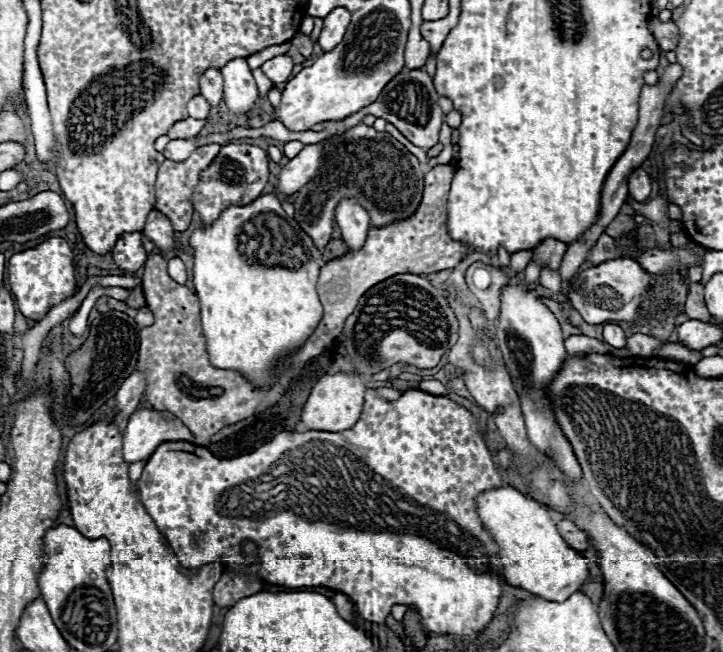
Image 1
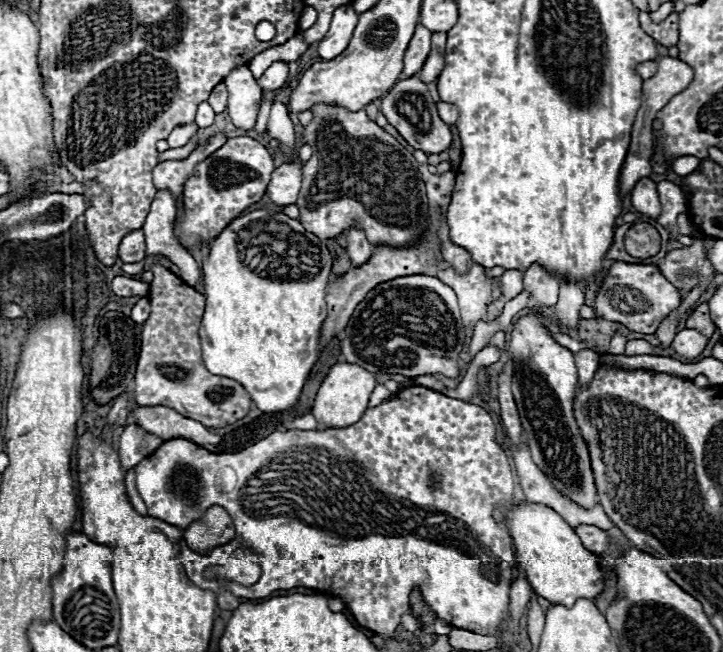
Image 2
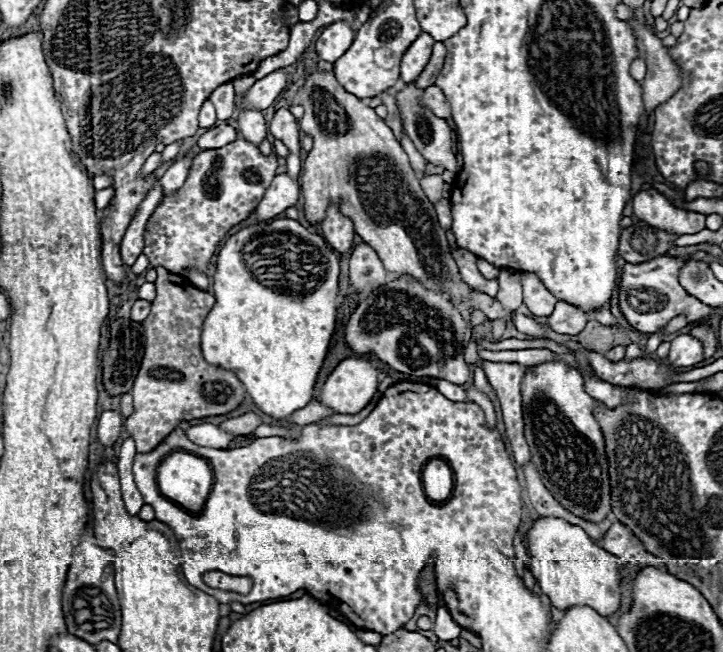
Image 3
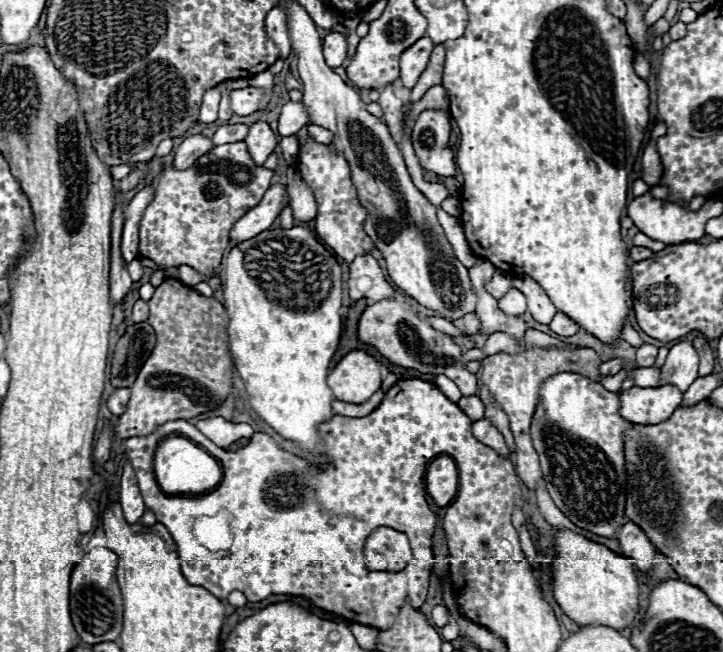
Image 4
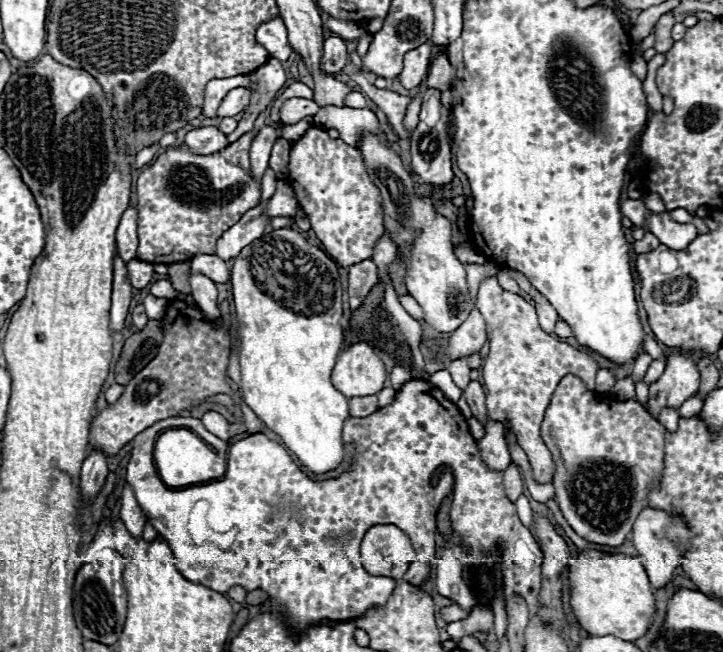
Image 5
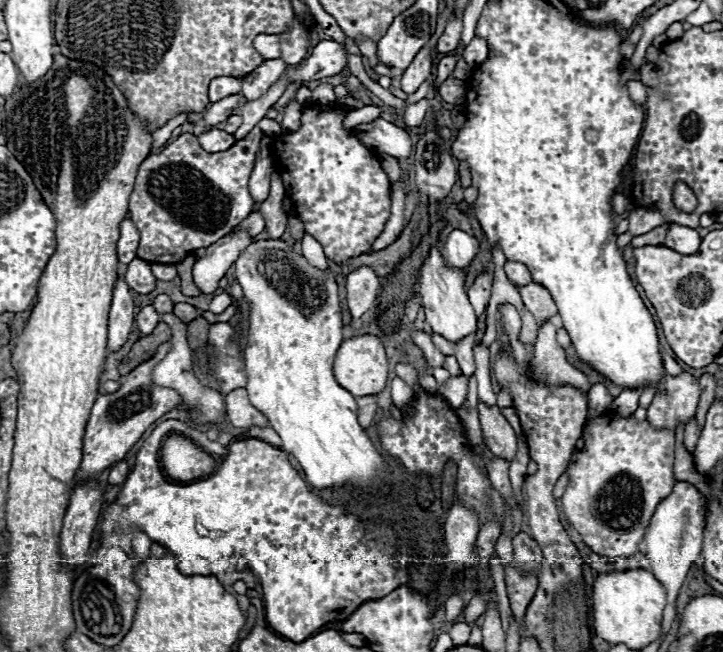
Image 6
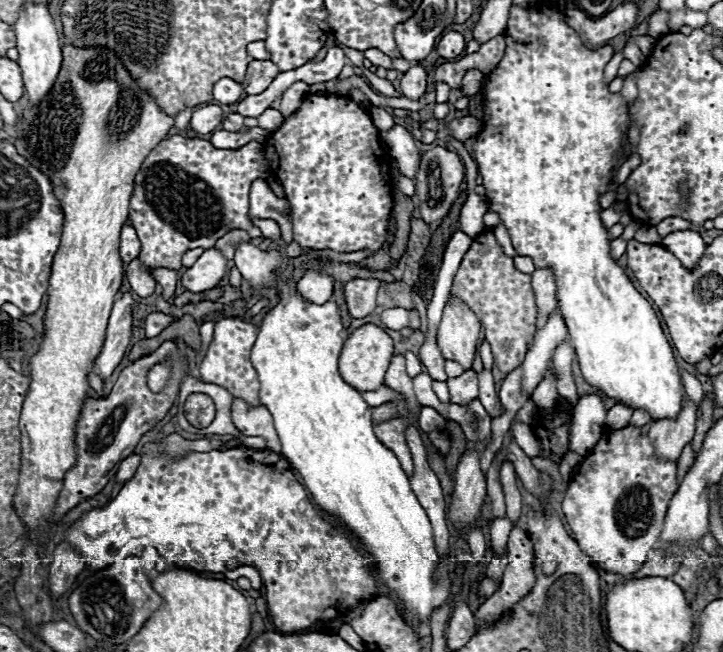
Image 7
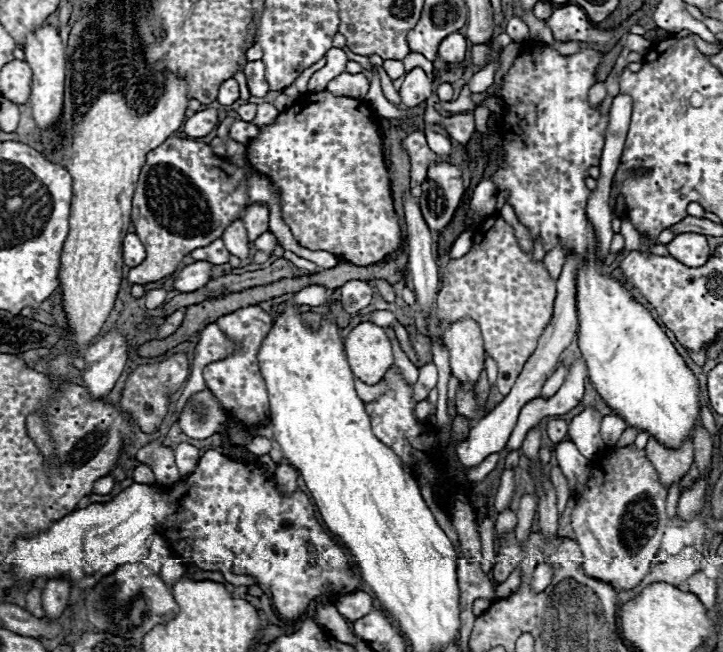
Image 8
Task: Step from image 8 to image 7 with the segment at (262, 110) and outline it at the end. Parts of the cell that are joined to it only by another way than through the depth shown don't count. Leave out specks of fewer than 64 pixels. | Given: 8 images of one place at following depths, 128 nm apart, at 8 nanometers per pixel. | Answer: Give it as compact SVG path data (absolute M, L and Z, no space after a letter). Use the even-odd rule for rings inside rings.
M268 108L258 117L258 126L274 131L281 126L283 121L284 117L280 111L274 108Z

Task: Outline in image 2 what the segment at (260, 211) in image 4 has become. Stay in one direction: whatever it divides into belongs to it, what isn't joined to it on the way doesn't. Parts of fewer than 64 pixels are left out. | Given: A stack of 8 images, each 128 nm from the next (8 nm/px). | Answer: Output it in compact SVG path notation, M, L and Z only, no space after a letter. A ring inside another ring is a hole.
M286 162L272 172L272 180L268 184L268 194L274 204L278 204L278 206L294 204L294 200L300 192L302 168L304 168L304 162Z

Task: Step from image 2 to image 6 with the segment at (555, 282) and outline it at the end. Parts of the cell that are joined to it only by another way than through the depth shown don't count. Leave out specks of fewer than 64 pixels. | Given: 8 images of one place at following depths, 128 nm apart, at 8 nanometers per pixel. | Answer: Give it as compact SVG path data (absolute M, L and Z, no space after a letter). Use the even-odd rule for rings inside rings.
M546 320L538 332L534 352L534 378L552 384L572 384L578 388L590 388L588 378L566 362L566 354L556 342L556 326L550 320Z

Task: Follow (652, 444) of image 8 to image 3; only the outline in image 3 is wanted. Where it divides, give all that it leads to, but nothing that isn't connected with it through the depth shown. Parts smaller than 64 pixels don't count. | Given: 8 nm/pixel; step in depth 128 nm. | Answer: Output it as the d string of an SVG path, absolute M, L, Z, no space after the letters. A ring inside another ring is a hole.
M680 334L672 340L672 348L668 354L668 364L674 368L690 368L704 360L702 342L692 338L690 334Z

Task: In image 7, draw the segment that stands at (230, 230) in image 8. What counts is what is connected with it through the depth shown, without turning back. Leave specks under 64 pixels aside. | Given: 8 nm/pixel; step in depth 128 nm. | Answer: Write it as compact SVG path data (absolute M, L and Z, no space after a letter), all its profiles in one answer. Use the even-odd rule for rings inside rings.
M248 242L238 244L234 264L240 270L242 278L250 284L252 292L276 288L278 304L272 306L260 322L258 338L252 346L252 364L258 372L260 382L260 404L270 410L274 426L282 444L284 458L300 472L306 488L322 510L338 516L356 536L360 536L366 552L372 554L376 562L378 578L388 586L396 598L400 598L406 618L418 626L422 620L430 620L434 608L448 604L450 600L450 576L436 582L434 570L440 564L440 558L434 550L434 538L430 520L410 490L410 480L402 470L396 456L374 436L372 432L372 408L362 400L358 390L350 388L338 372L338 356L344 344L342 338L342 320L334 300L326 304L308 302L296 286L292 288L292 278L288 270L288 260L278 248L260 250Z

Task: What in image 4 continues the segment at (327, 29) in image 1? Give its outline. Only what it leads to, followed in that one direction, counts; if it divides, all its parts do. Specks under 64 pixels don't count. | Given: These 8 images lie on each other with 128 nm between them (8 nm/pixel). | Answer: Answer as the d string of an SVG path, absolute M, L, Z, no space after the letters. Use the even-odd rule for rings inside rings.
M330 32L324 38L324 58L330 68L340 66L346 60L346 50L348 50L348 38L340 32Z

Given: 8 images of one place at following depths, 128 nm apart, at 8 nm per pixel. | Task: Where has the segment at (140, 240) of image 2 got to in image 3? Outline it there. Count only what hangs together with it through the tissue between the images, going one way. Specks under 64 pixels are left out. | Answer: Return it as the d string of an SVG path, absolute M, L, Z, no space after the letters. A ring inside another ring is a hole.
M160 182L154 184L154 188L148 192L146 200L140 204L132 224L128 226L126 234L124 234L124 240L120 244L120 254L122 254L122 260L124 264L132 266L136 262L136 258L142 254L144 250L144 230L146 230L146 222L150 218L150 214L154 212L154 208L158 206L162 198L162 188L160 188Z

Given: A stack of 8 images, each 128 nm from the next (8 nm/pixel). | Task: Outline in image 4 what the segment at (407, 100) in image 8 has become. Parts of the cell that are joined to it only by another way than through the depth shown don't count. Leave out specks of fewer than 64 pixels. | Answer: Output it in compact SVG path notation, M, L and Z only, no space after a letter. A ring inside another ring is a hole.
M424 36L416 44L412 44L408 50L402 52L400 56L400 80L404 82L406 88L414 88L418 82L418 76L426 70L430 52L434 48L434 42Z

